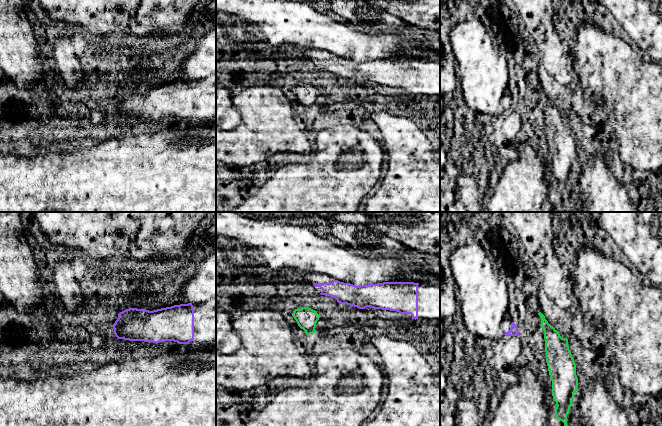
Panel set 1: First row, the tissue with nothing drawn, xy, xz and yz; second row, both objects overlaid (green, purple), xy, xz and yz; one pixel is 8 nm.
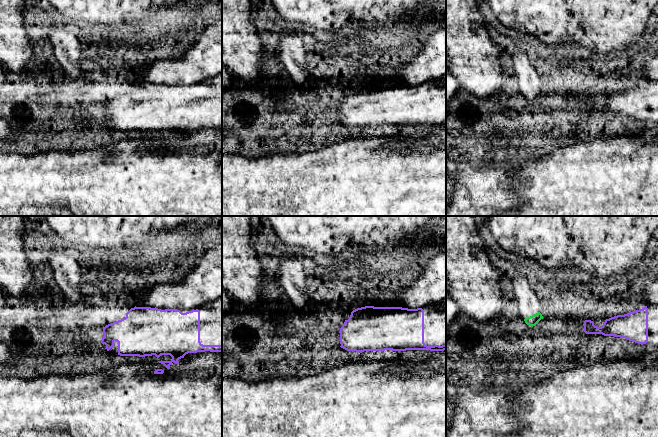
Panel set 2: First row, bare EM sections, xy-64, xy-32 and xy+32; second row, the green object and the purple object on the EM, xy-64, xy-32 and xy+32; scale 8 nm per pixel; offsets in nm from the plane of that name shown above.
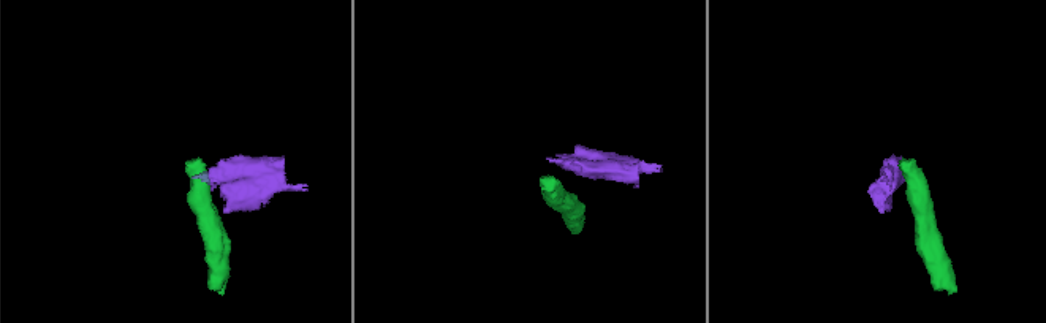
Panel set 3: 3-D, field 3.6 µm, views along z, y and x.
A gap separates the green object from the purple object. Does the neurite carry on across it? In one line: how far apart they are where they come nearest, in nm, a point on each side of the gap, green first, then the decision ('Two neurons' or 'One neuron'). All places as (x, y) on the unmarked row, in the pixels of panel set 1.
Distance 140 nm. Across: xz (314, 86), (321, 70). Two neurons

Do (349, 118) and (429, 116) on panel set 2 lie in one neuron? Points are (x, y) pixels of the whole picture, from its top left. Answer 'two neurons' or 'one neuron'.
one neuron

